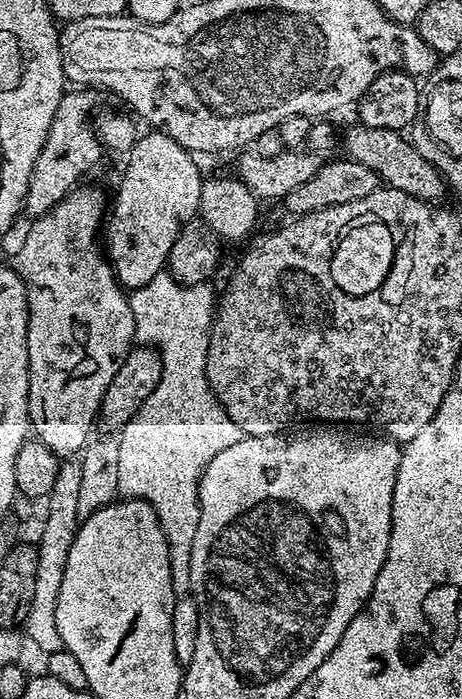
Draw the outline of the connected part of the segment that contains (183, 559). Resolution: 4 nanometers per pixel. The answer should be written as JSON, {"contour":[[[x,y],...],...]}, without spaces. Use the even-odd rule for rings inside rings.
{"contour":[[[167,271],[160,272],[146,286],[131,289],[128,305],[136,323],[135,343],[151,346],[159,351],[162,362],[162,378],[154,386],[154,394],[142,402],[138,414],[119,433],[120,450],[118,454],[118,486],[120,496],[133,500],[146,500],[158,514],[164,537],[168,543],[172,588],[177,597],[192,592],[190,578],[190,550],[194,550],[194,534],[198,534],[200,517],[200,479],[214,454],[222,454],[226,446],[243,440],[244,432],[226,414],[218,402],[214,390],[204,373],[204,360],[208,356],[208,333],[212,331],[214,313],[218,307],[218,292],[211,283],[180,284]]]}

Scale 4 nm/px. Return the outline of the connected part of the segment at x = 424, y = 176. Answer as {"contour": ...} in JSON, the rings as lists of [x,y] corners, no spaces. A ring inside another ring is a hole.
{"contour":[[[359,122],[353,124],[353,128],[342,136],[342,148],[344,144],[348,151],[345,152],[347,159],[370,166],[370,170],[374,170],[374,174],[378,174],[387,187],[402,190],[402,194],[410,194],[415,200],[443,201],[440,199],[446,196],[444,175],[420,155],[407,135],[394,130],[374,130]]]}

